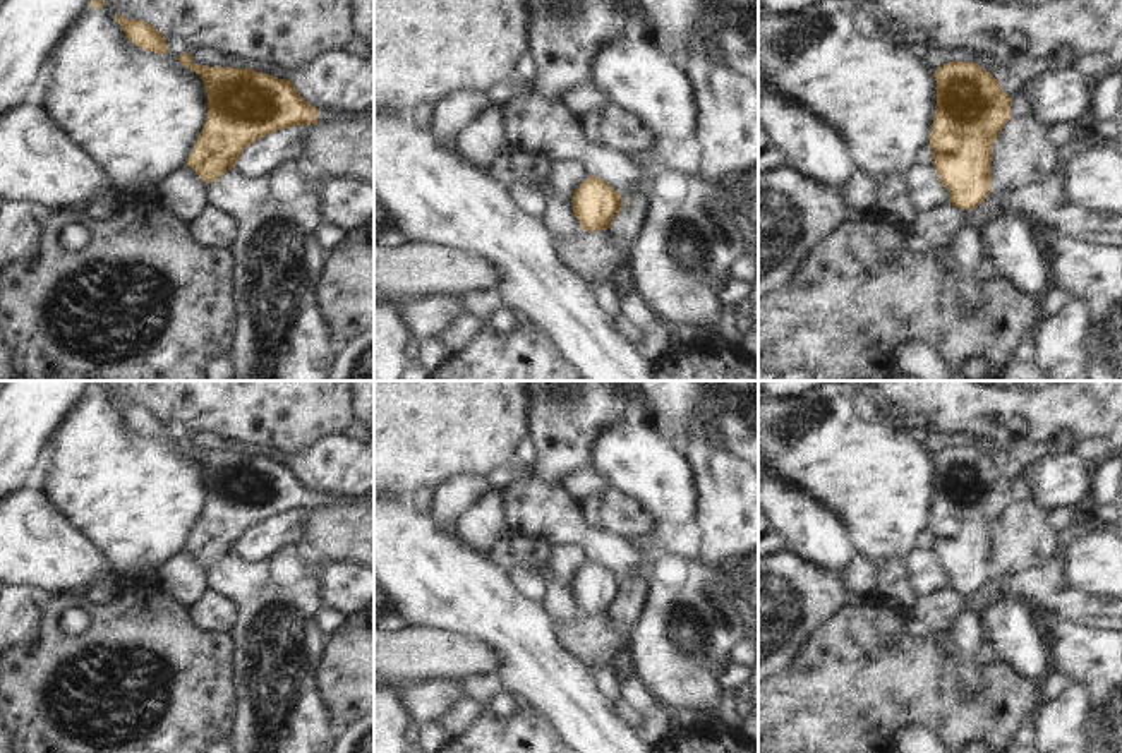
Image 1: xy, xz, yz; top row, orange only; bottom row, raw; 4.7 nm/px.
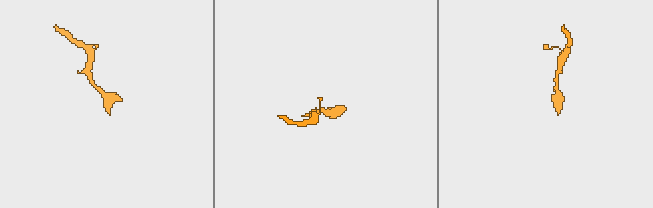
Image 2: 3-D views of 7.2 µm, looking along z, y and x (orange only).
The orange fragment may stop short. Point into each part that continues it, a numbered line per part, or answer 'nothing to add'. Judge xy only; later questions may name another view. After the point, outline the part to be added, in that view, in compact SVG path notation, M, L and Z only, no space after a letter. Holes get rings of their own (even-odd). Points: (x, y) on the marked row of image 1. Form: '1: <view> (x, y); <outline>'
nothing to add

